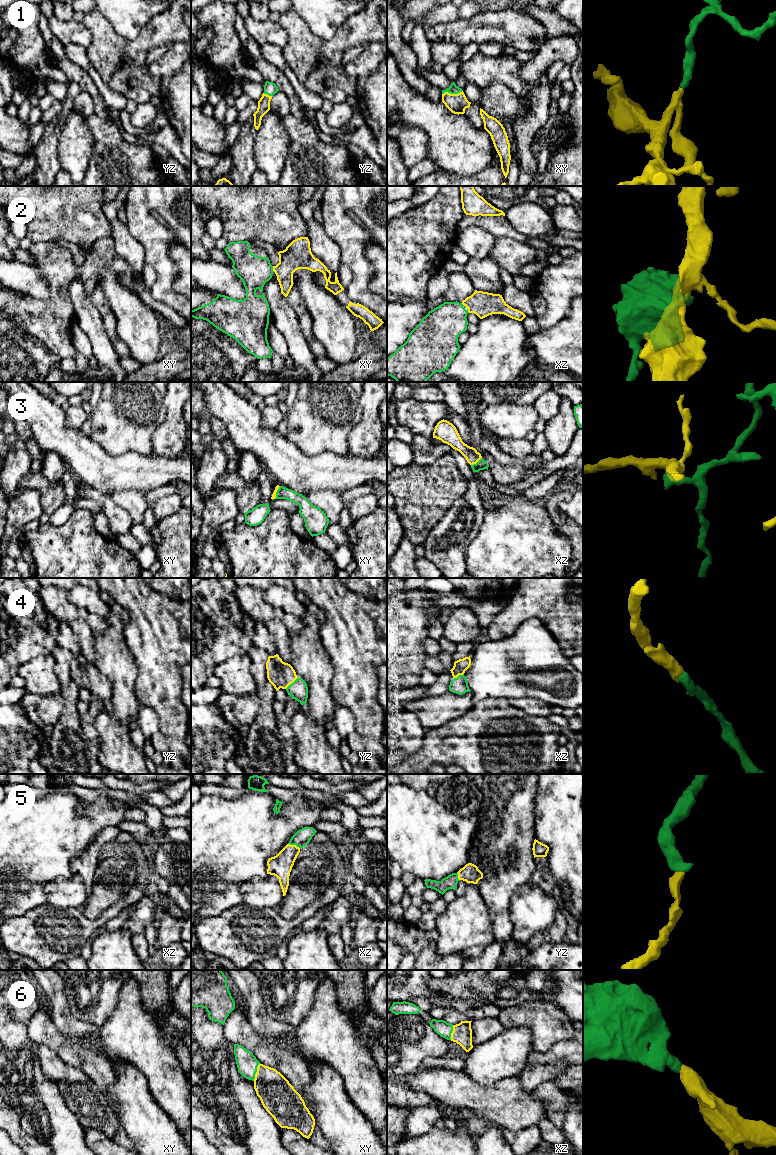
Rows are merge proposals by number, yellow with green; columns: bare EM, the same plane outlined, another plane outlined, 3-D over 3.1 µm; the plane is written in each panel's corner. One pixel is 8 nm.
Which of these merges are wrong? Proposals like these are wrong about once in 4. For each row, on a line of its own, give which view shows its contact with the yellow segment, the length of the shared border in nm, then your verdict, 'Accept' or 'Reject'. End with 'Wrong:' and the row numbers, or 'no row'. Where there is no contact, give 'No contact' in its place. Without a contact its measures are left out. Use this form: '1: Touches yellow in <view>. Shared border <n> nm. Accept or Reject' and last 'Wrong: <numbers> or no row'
1: Touches yellow in xy. Shared border 170 nm. Accept
2: Touches yellow in xy. Shared border 40 nm. Accept
3: Touches yellow in xz. Shared border 110 nm. Reject
4: Touches yellow in yz. Shared border 140 nm. Accept
5: Touches yellow in xz. Shared border 100 nm. Accept
6: Touches yellow in xy. Shared border 160 nm. Accept
Wrong: 3

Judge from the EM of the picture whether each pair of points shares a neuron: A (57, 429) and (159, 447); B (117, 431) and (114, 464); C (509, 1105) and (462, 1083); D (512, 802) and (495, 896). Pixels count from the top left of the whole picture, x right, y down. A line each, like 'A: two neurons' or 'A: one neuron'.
A: two neurons
B: two neurons
C: one neuron
D: one neuron

